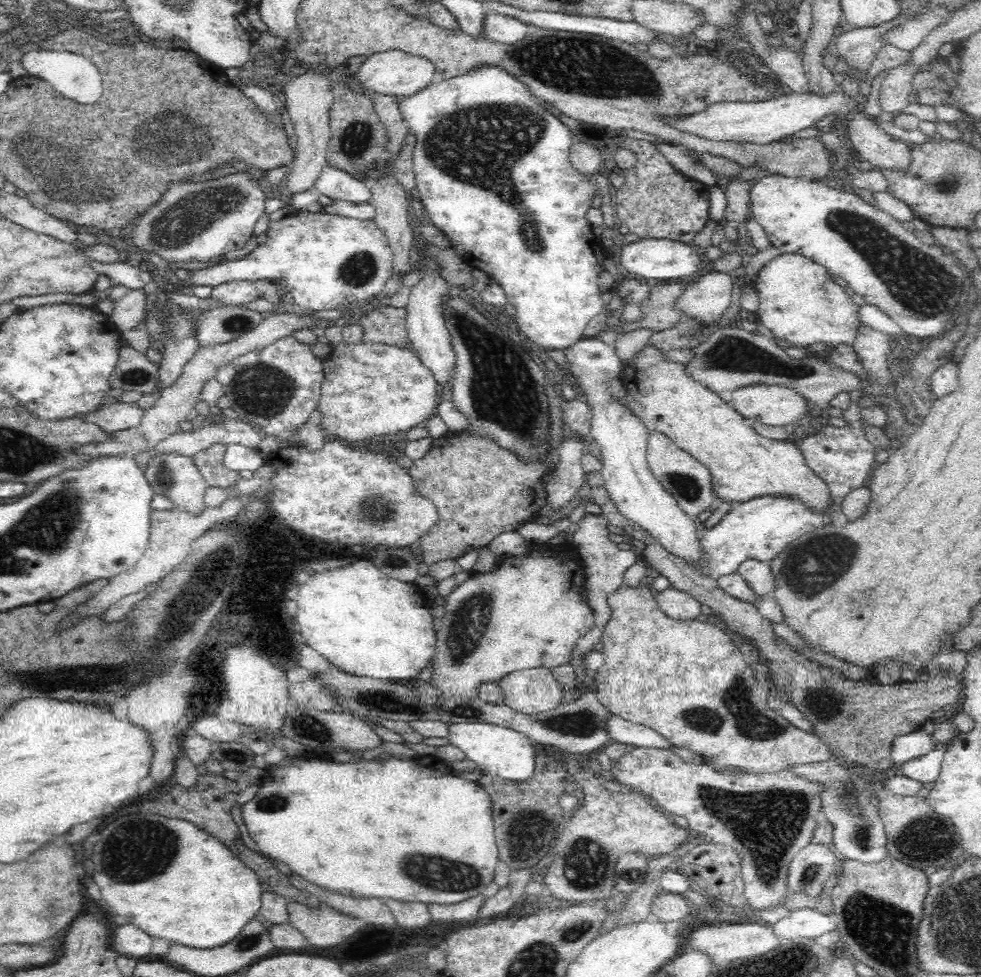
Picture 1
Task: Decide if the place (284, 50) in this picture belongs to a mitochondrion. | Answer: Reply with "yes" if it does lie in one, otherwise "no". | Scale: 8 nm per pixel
no

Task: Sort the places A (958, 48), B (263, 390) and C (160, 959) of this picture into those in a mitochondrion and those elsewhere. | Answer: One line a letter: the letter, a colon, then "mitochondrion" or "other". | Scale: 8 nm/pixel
A: other
B: mitochondrion
C: other

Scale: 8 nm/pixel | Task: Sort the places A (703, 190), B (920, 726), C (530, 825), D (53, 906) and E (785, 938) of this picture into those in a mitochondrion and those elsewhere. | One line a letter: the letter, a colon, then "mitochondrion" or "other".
A: other
B: other
C: mitochondrion
D: mitochondrion
E: other

